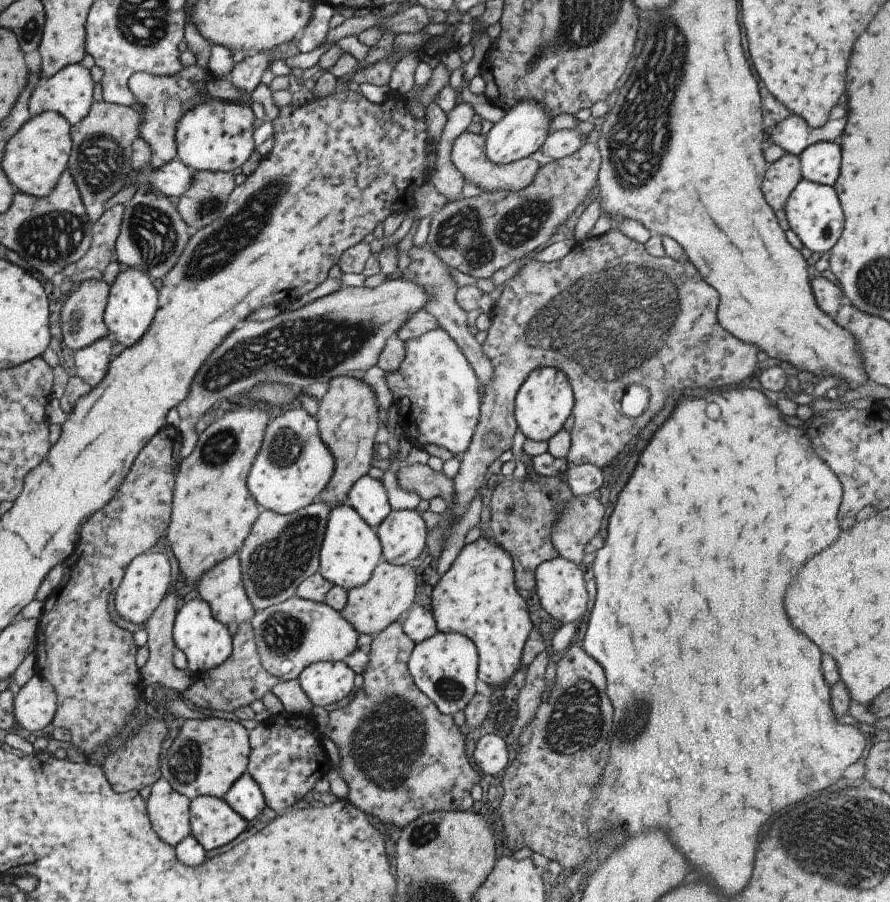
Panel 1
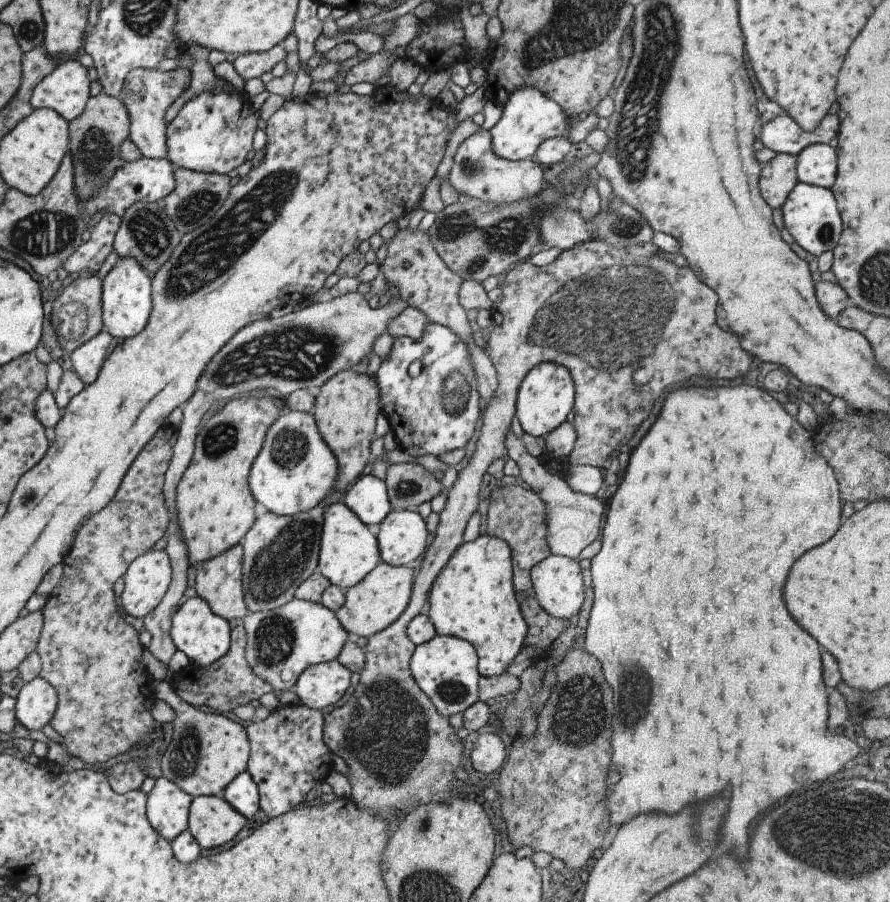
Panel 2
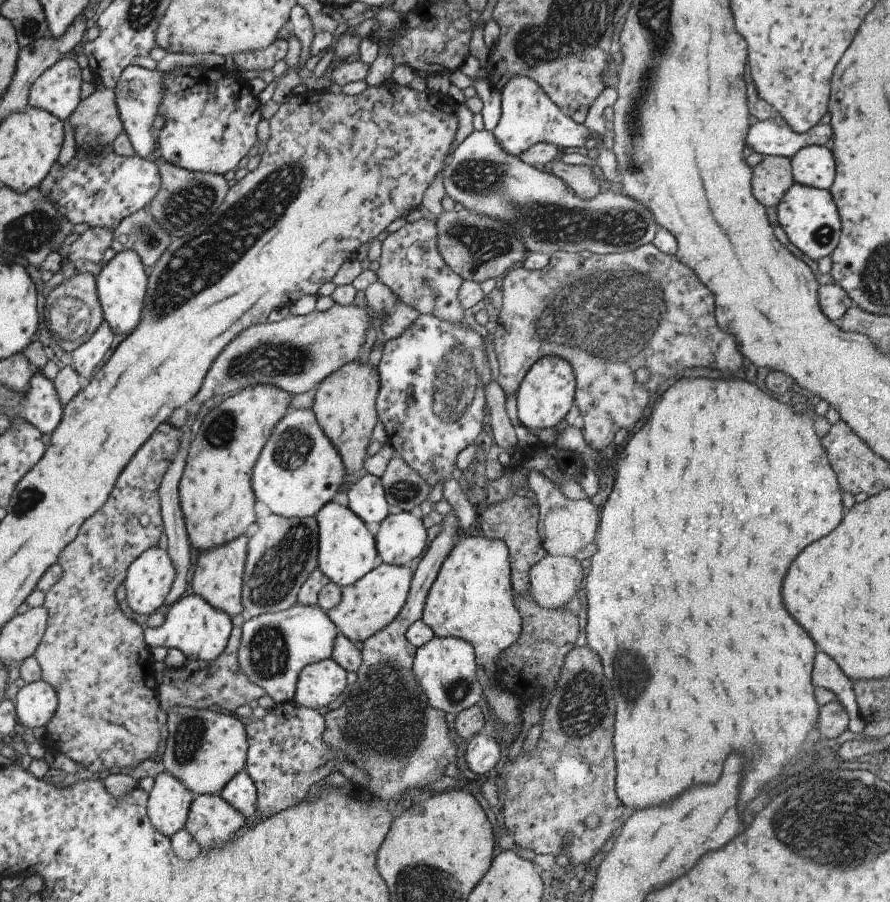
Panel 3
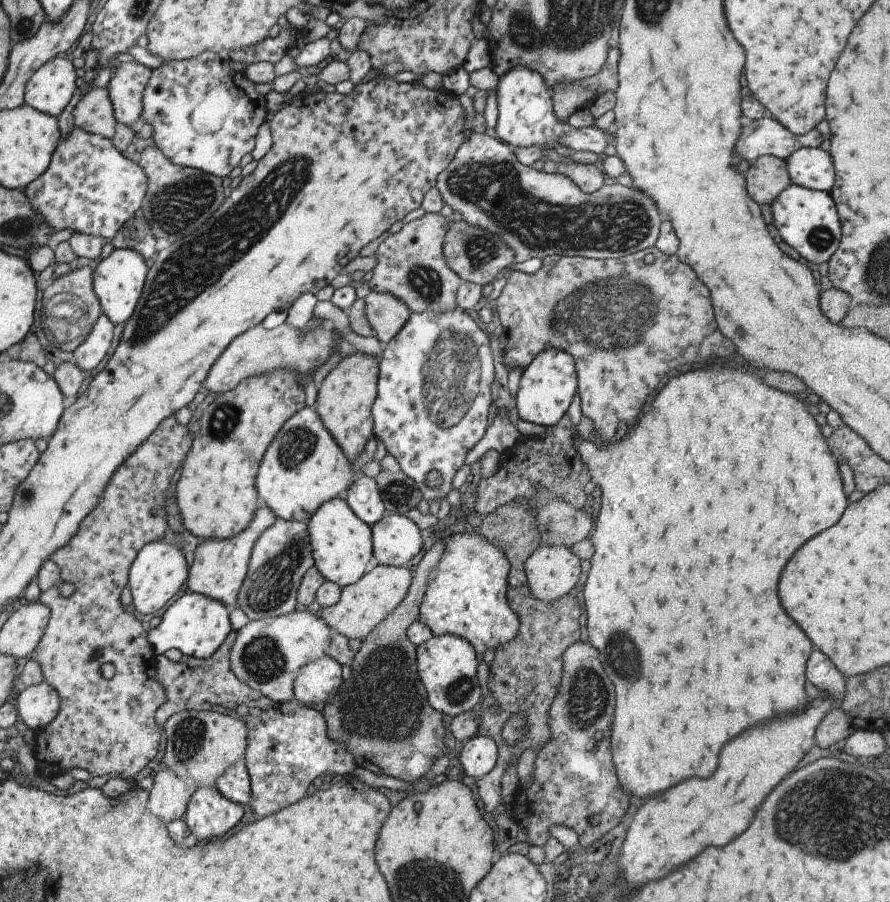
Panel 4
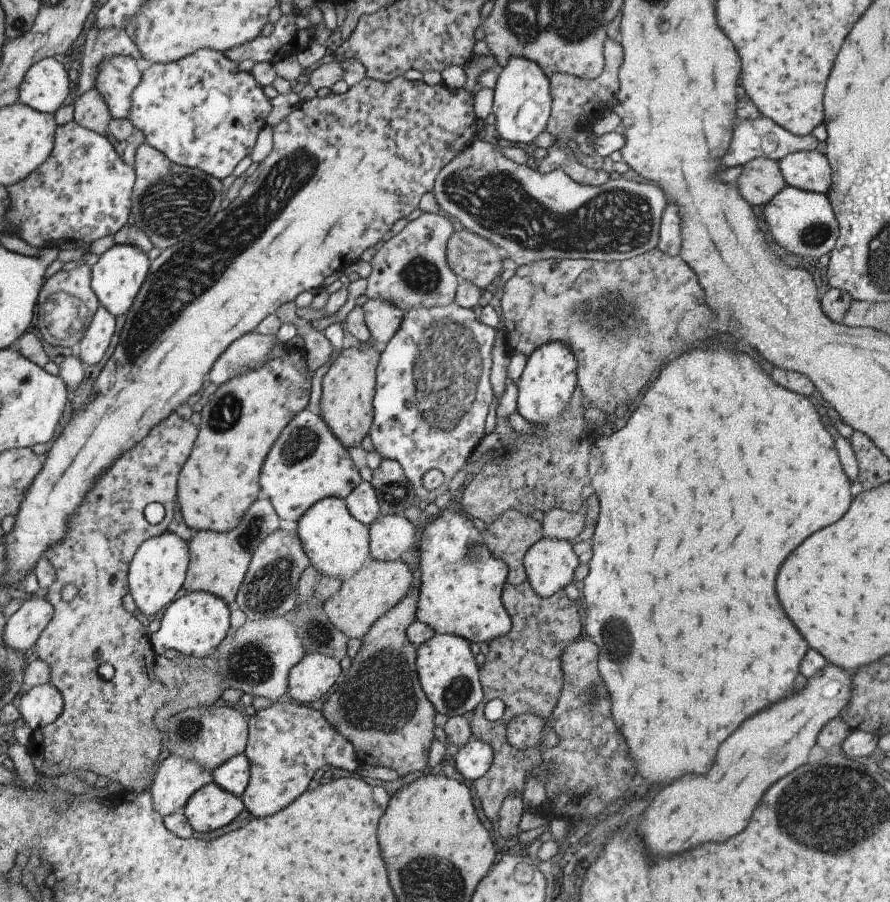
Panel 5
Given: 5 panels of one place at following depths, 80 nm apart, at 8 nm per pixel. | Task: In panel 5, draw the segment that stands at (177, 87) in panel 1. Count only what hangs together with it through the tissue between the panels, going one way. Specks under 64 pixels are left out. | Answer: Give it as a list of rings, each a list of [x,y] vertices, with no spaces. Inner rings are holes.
[[[104,56],[96,68],[93,88],[100,94],[113,119],[127,118],[130,94],[138,85],[142,74],[132,57]]]

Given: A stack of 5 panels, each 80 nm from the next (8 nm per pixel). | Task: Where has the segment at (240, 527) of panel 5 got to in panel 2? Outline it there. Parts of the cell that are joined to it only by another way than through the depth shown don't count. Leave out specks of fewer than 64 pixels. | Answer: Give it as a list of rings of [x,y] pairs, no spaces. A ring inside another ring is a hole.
[[[241,542],[234,544],[231,548],[224,550],[221,554],[215,555],[200,562],[195,572],[195,594],[202,598],[211,609],[213,614],[221,616],[227,622],[229,620],[241,620],[249,612],[244,603],[244,594],[241,582]]]

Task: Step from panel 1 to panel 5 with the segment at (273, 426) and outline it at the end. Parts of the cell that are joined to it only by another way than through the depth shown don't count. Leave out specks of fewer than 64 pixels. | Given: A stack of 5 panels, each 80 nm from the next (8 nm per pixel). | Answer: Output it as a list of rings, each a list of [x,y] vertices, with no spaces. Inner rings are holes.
[[[303,409],[283,427],[279,436],[271,445],[261,465],[258,483],[261,494],[271,503],[276,516],[279,516],[281,520],[295,522],[311,505],[322,498],[337,497],[344,499],[347,493],[355,488],[360,481],[358,470],[350,459],[348,450],[329,430],[321,416]]]

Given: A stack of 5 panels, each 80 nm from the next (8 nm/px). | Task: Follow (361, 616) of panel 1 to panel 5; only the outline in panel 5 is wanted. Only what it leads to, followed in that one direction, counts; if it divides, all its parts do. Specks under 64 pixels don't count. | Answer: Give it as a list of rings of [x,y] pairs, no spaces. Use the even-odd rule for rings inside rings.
[[[369,557],[354,575],[340,581],[339,590],[323,602],[321,609],[328,622],[348,639],[360,639],[379,616],[405,596],[414,578],[416,574],[407,568],[402,559],[378,561]]]

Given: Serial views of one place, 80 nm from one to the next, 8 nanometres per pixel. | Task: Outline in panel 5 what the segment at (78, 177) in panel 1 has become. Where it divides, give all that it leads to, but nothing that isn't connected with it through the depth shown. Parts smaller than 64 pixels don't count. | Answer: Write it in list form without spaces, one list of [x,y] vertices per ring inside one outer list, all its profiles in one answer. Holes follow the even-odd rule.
[[[93,87],[74,98],[72,112],[72,120],[76,123],[97,134],[108,134],[106,128],[111,116],[107,105]]]

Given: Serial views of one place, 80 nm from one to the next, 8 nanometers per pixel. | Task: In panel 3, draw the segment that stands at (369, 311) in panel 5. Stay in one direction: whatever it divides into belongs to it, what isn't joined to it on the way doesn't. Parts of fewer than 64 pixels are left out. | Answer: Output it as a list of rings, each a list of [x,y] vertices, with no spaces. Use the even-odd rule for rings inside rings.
[[[380,282],[371,283],[364,290],[366,306],[379,314],[381,332],[385,340],[397,338],[417,318],[418,312],[404,302]]]

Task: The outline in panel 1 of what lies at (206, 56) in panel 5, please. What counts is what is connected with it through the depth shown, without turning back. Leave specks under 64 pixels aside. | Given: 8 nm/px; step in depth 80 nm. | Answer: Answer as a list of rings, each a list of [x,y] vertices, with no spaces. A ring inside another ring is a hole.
[[[203,99],[200,103],[186,110],[180,119],[176,120],[174,128],[175,156],[186,167],[196,171],[221,171],[229,173],[239,168],[253,152],[252,139],[254,116],[247,105],[241,102],[223,102],[221,99]]]

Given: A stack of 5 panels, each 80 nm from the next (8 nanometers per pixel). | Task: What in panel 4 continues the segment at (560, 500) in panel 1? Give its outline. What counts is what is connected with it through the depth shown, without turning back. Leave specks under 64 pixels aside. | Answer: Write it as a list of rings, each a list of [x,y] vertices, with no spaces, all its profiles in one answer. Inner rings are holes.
[[[509,504],[499,507],[492,515],[482,518],[480,534],[487,539],[487,542],[498,546],[508,560],[509,572],[505,581],[509,587],[527,585],[524,573],[525,559],[541,544],[539,533],[536,530],[535,516],[535,509]]]

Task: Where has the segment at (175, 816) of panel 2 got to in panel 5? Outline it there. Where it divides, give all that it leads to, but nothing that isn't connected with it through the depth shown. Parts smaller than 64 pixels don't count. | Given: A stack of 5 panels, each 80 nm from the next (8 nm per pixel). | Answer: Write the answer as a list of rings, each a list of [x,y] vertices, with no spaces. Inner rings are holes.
[[[169,753],[151,776],[149,792],[152,805],[162,817],[182,813],[187,799],[211,780],[211,773],[198,764],[191,766],[189,762],[193,760]]]

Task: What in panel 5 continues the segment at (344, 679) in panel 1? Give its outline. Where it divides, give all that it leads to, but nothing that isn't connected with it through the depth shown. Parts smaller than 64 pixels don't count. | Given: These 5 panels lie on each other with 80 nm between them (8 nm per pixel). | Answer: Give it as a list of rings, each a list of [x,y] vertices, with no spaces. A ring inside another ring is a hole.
[[[305,652],[286,676],[288,699],[300,704],[321,700],[341,674],[339,663],[321,653]]]

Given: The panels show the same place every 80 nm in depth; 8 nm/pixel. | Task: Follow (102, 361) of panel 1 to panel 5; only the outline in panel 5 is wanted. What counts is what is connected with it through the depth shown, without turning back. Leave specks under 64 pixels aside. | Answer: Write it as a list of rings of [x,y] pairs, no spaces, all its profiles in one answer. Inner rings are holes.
[[[100,306],[86,326],[75,353],[85,364],[97,364],[103,358],[113,332],[115,332],[115,317]]]

